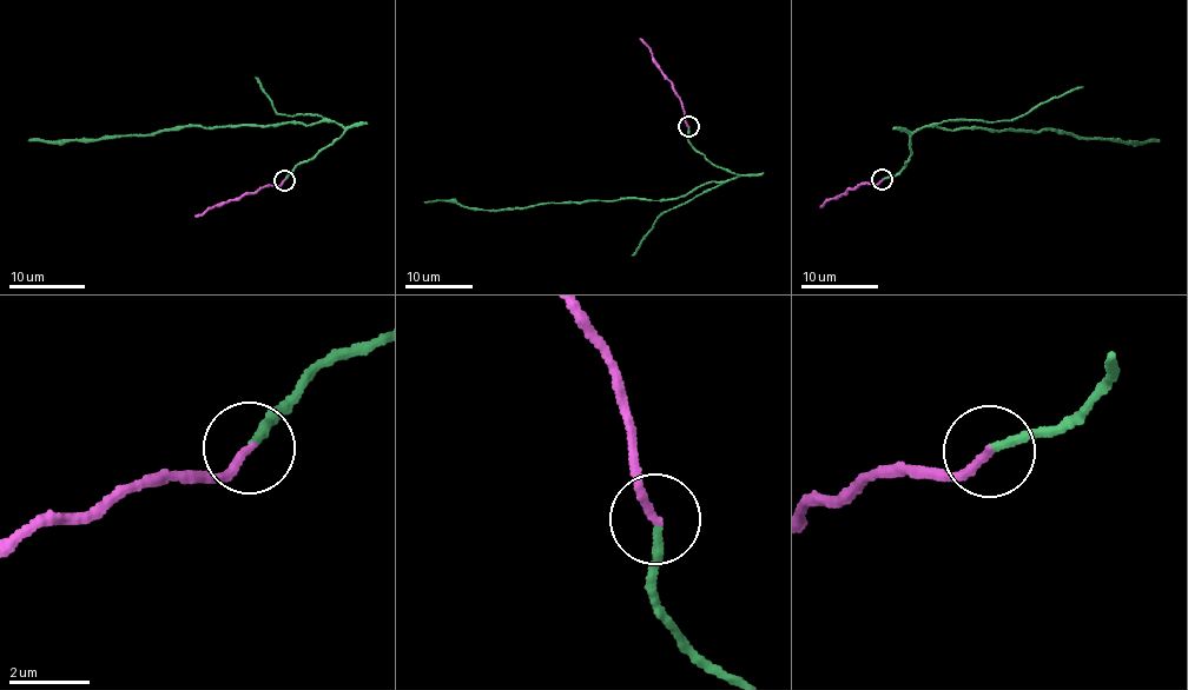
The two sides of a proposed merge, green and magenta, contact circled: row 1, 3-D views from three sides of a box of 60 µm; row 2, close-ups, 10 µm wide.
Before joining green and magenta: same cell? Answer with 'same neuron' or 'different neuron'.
same neuron

